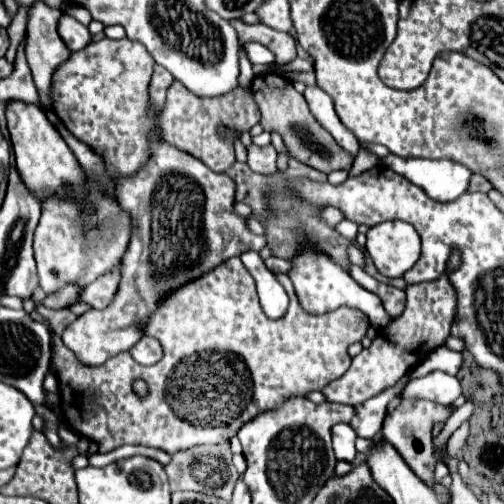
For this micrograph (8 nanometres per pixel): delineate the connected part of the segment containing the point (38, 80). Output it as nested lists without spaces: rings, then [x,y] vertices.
[[[36,1],[34,5],[28,7],[28,25],[26,25],[26,59],[28,65],[32,69],[32,77],[36,87],[40,89],[40,99],[44,103],[44,107],[52,107],[50,105],[50,81],[52,81],[52,73],[54,69],[64,63],[70,57],[70,49],[64,45],[64,41],[60,39],[58,31],[56,31],[56,23],[58,17],[62,15],[62,11],[52,9],[50,5],[46,5],[44,1]]]

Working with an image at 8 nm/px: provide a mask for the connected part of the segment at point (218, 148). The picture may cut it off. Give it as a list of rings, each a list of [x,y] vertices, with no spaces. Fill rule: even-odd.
[[[170,85],[168,89],[168,99],[166,105],[158,117],[162,135],[168,143],[176,145],[178,149],[192,153],[200,161],[204,161],[212,171],[226,171],[232,167],[236,161],[234,157],[234,147],[232,147],[232,137],[234,133],[240,135],[242,131],[248,131],[250,127],[260,121],[260,109],[253,99],[252,91],[238,87],[232,89],[230,93],[224,93],[220,97],[198,97],[192,91],[188,91],[184,85]],[[218,125],[228,127],[228,137],[222,139],[216,133]]]

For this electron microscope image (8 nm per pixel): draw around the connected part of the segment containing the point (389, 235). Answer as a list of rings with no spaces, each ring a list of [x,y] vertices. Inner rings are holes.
[[[378,223],[366,237],[366,251],[386,277],[402,277],[420,257],[420,237],[410,223]]]

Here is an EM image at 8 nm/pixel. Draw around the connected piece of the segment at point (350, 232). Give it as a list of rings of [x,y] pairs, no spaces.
[[[347,219],[340,222],[335,229],[340,233],[340,235],[347,236],[352,239],[355,238],[358,233],[358,225]]]

